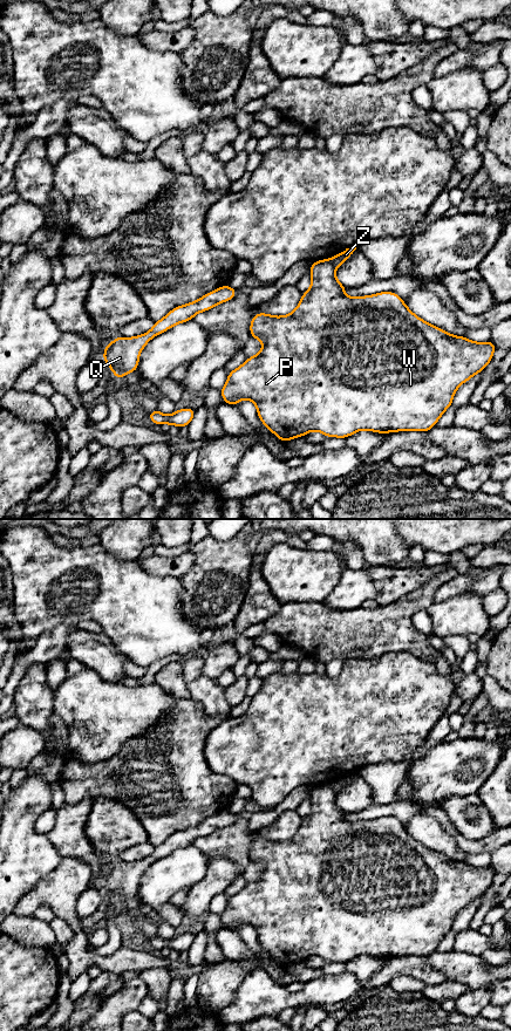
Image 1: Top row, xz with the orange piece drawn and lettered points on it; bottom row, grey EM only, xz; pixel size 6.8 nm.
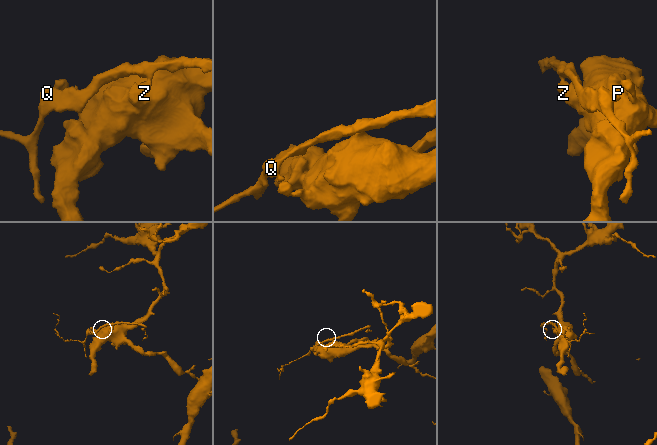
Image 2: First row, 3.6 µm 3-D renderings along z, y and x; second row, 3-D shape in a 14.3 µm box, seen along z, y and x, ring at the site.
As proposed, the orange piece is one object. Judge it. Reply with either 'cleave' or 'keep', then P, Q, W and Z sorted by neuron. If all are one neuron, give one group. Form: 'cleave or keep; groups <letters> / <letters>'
cleave; groups P W / Q Z

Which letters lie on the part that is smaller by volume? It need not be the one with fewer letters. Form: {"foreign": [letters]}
{"foreign": ["Q", "Z"]}

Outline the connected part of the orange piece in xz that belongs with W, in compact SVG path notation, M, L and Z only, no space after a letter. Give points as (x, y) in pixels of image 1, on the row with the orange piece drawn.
M331 259L314 261L311 265L312 285L308 291L302 293L297 308L284 316L273 316L266 313L258 313L252 318L250 325L251 336L264 343L263 349L227 375L226 384L220 388L224 403L236 407L241 400L252 401L258 411L263 424L272 431L281 442L286 443L311 431L319 431L326 437L347 438L356 431L368 430L380 433L396 431L422 431L427 432L434 428L444 414L452 405L452 398L461 384L470 380L477 373L491 362L496 344L490 340L488 342L473 342L463 336L451 335L448 332L432 326L421 318L416 316L404 303L404 301L393 292L381 292L373 295L349 298L345 294L346 287L338 281L335 267Z

